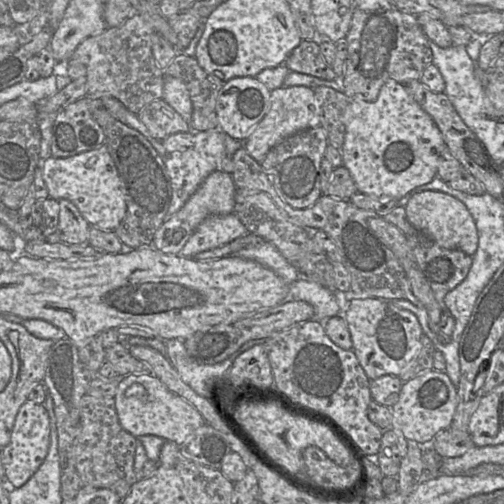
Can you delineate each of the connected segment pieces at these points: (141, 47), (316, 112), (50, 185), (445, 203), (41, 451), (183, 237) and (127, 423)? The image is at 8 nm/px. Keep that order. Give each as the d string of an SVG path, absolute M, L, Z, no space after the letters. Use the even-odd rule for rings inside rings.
M133 13L121 26L108 27L103 33L82 41L68 63L85 65L87 96L93 99L114 97L134 114L149 103L162 99L164 71L158 67L152 53L153 34L151 25Z
M282 86L271 91L270 108L258 125L250 132L243 146L257 162L285 138L321 124L322 109L313 88L307 86Z
M106 143L98 149L67 158L49 157L43 162L42 177L49 197L57 201L60 199L71 201L92 227L115 231L125 217L127 211L125 186Z
M435 190L416 193L405 206L408 221L440 247L461 250L469 256L476 253L478 231L466 205L456 197Z
M27 400L19 409L9 443L2 448L5 484L9 488L24 485L43 463L50 444L50 418L44 404Z
M223 170L212 172L185 205L164 221L154 235L152 246L165 254L180 254L186 242L204 219L211 215L234 213L236 191L237 187L231 174Z
M152 373L129 374L120 378L114 398L121 426L135 437L155 435L180 446L206 423L192 404L168 390Z

